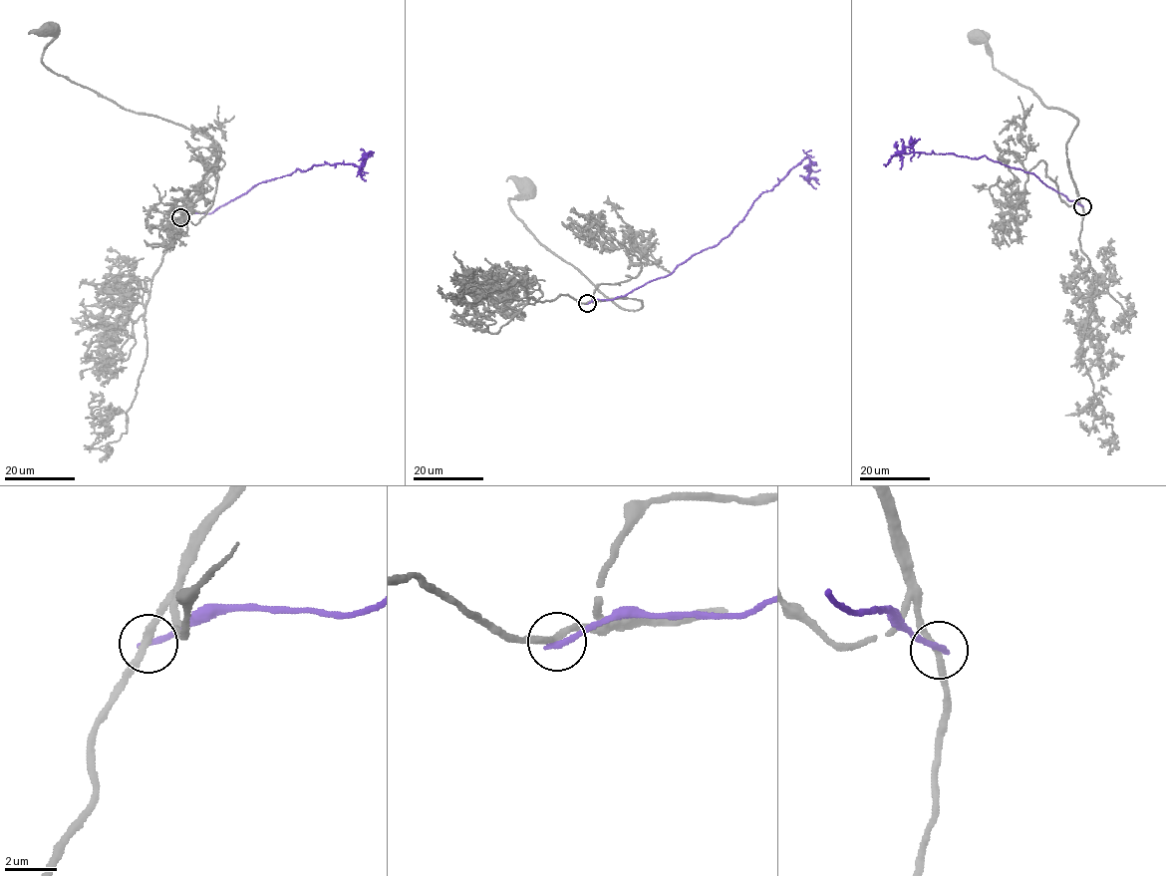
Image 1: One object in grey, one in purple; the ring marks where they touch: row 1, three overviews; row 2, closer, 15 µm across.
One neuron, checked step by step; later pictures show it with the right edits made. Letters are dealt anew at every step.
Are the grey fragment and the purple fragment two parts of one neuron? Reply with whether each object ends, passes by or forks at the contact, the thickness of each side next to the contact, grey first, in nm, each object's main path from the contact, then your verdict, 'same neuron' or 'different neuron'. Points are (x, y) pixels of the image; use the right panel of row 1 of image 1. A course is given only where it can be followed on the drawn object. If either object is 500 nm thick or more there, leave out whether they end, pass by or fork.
grey passes by; purple ends; calibres 240 and 260 nm; course grey (1082, 206), (1065, 146), (1078, 122), (1060, 109), (1046, 108), (1033, 92), (993, 66), (989, 46), (980, 34); course purple (1082, 206), (1032, 173), (985, 156), (968, 157), (932, 152), (903, 152), (892, 156), (909, 147), (915, 139); different neuron

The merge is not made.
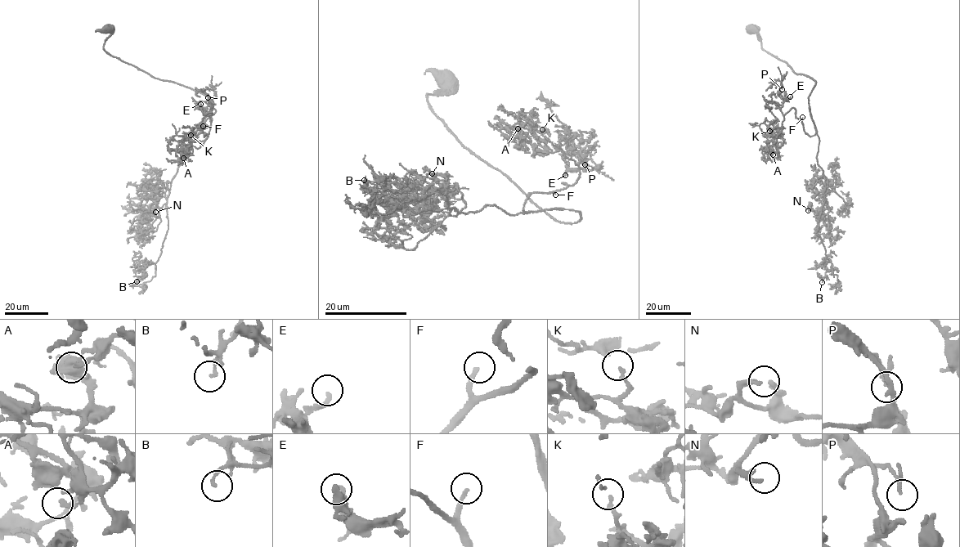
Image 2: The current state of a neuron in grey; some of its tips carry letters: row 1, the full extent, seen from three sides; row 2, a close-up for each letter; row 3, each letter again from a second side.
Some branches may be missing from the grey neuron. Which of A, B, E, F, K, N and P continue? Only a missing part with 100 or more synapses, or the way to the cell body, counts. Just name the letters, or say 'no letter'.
F

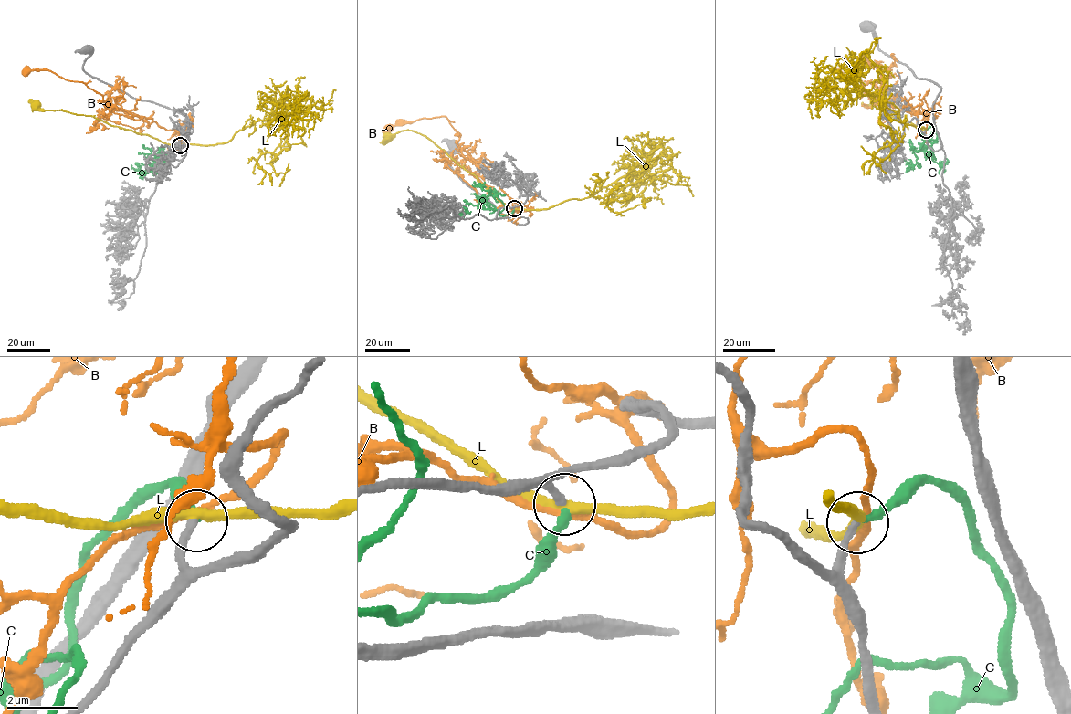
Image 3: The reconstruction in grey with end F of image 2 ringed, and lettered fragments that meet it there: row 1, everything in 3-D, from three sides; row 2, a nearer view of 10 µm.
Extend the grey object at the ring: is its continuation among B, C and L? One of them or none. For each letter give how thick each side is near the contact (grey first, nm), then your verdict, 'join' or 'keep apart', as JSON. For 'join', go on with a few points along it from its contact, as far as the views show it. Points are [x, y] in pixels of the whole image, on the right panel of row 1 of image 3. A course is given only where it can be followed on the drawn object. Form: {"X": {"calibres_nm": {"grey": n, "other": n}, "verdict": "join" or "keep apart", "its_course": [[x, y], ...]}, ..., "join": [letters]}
{"B": {"calibres_nm": {"grey": 190, "other": 160}, "verdict": "keep apart"}, "C": {"calibres_nm": {"grey": 190, "other": 200}, "verdict": "join", "its_course": [[926, 129], [932, 127], [937, 135], [931, 146], [935, 157], [931, 158], [943, 165], [947, 160], [944, 157]]}, "L": {"calibres_nm": {"grey": 190, "other": 320}, "verdict": "keep apart"}, "join": ["C"]}

